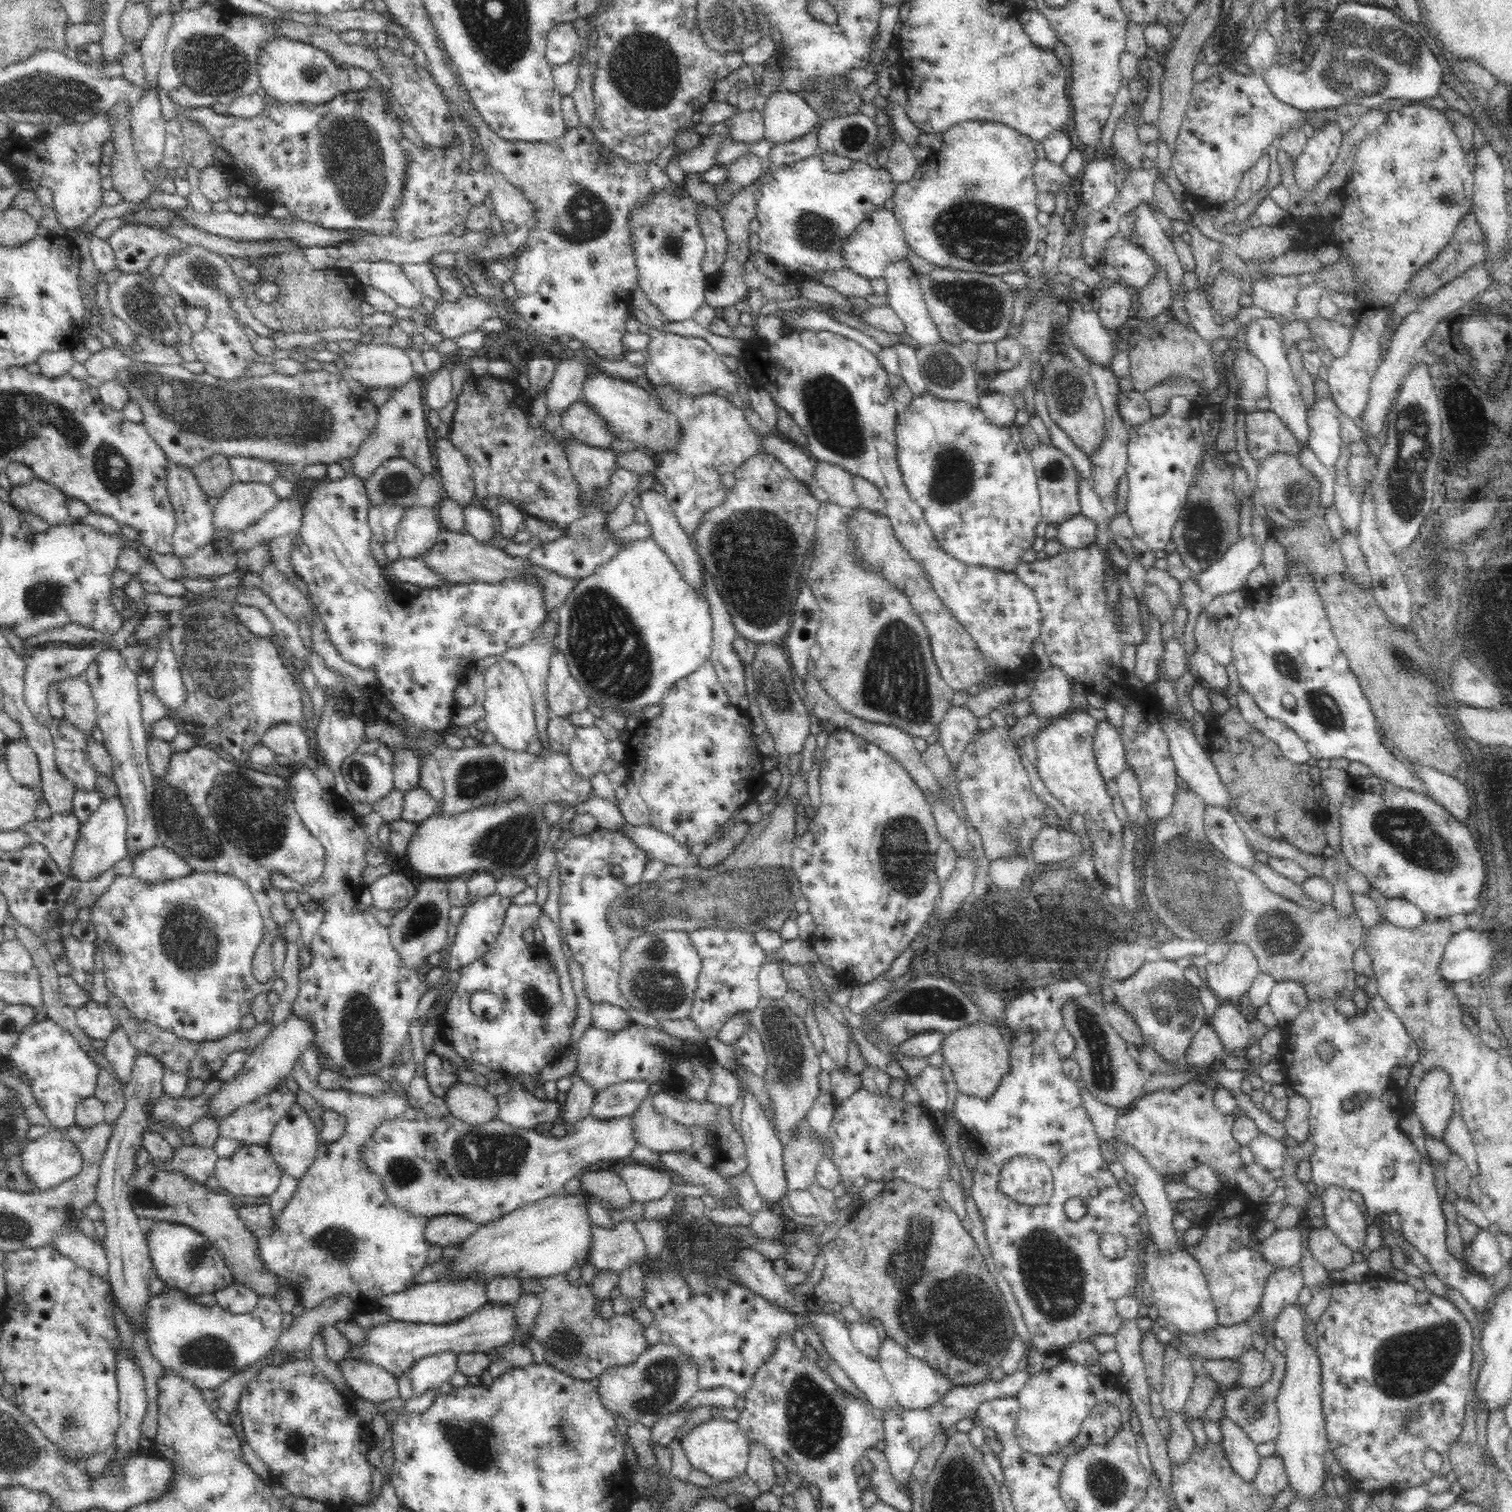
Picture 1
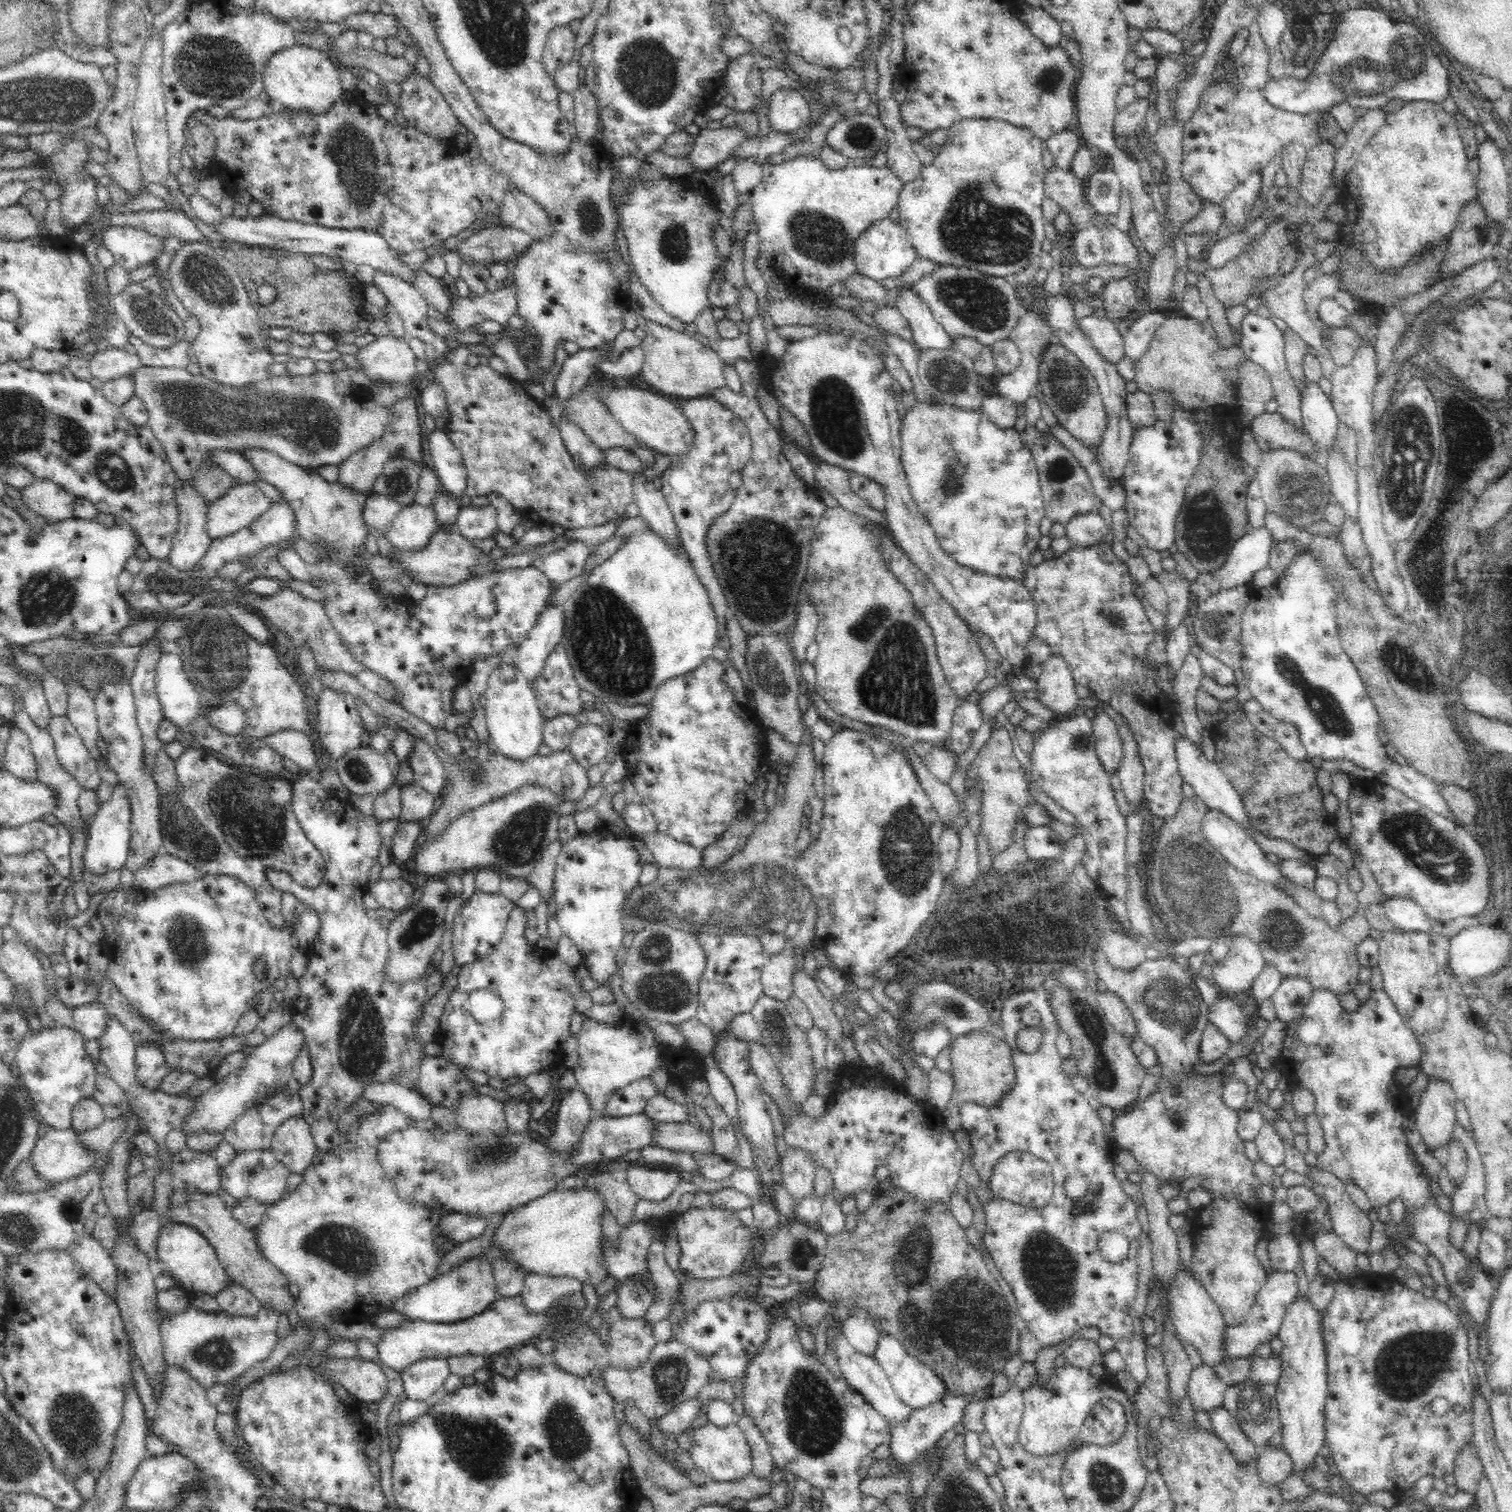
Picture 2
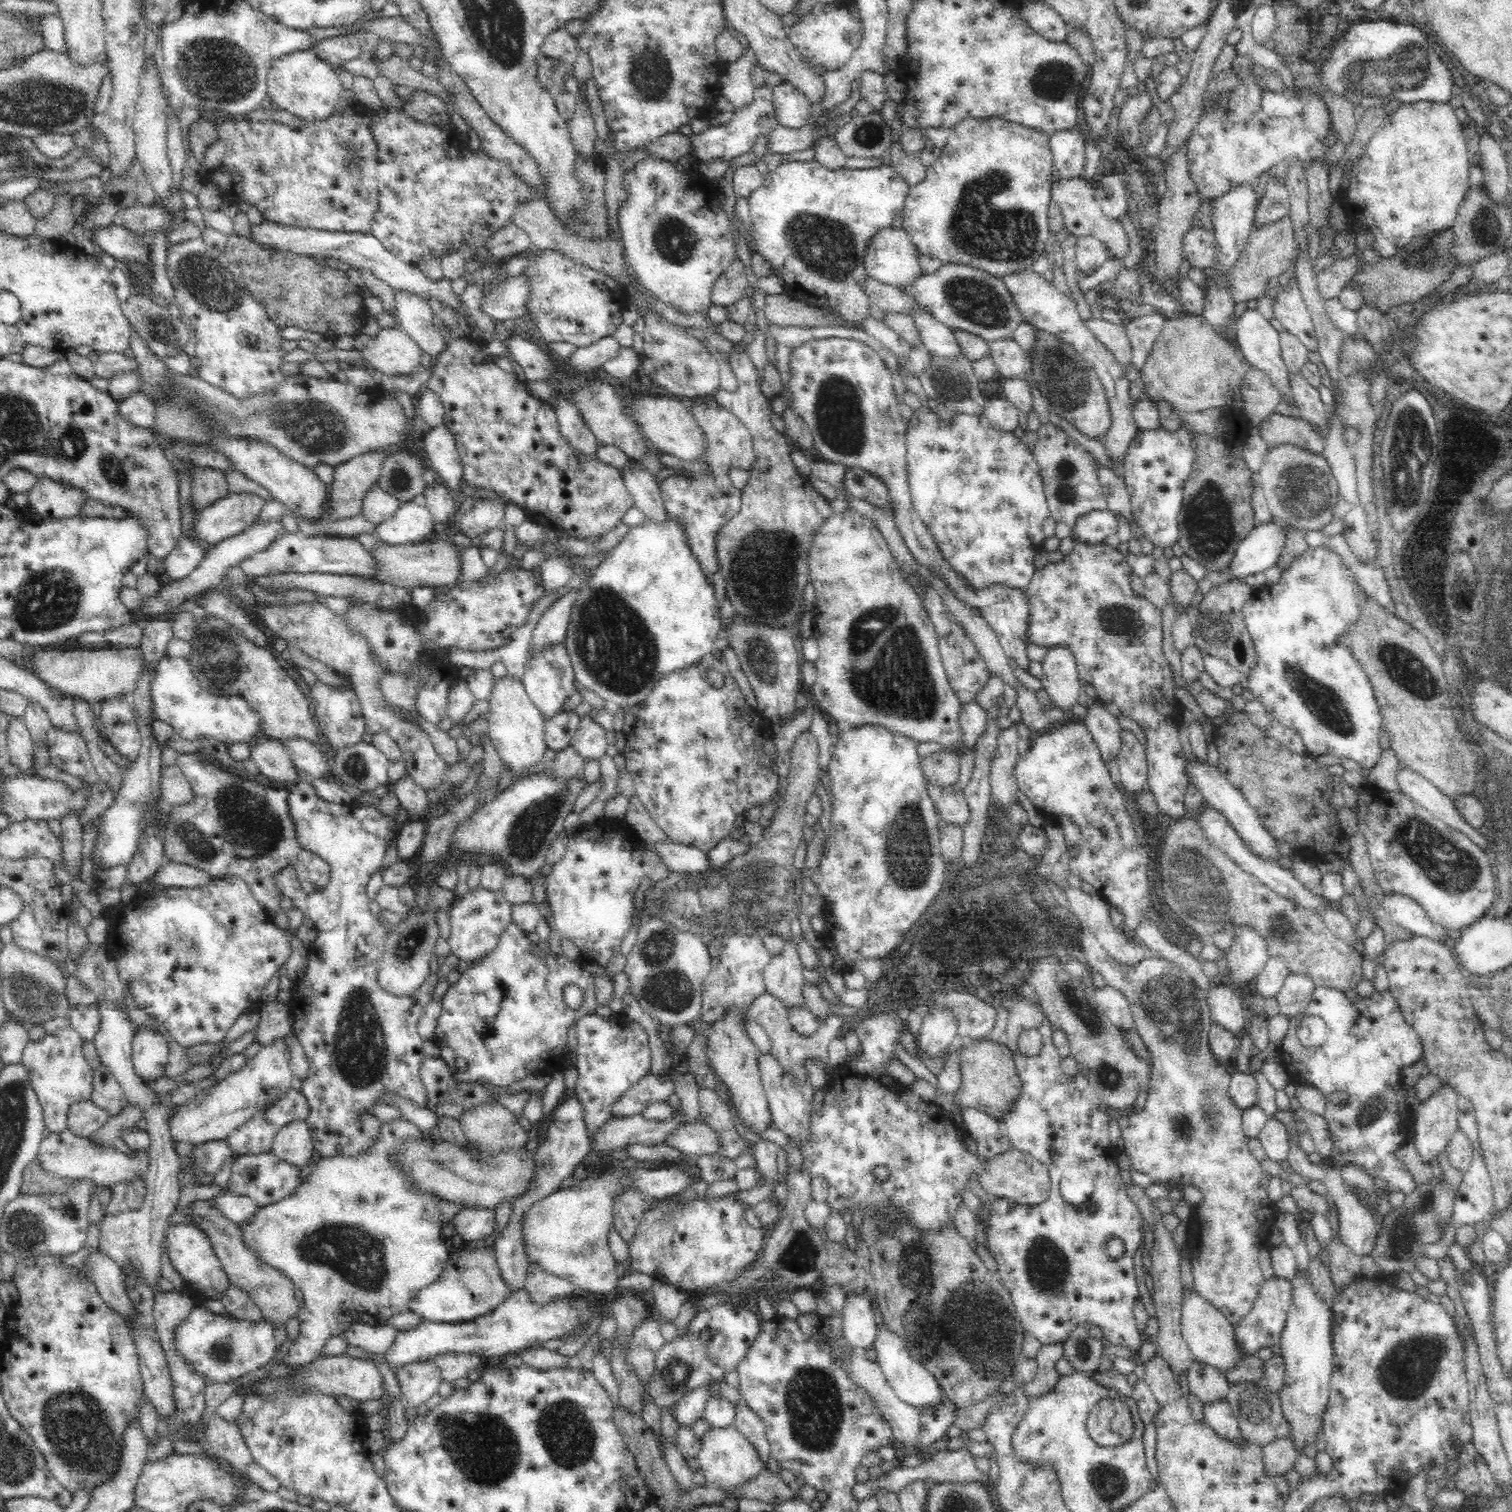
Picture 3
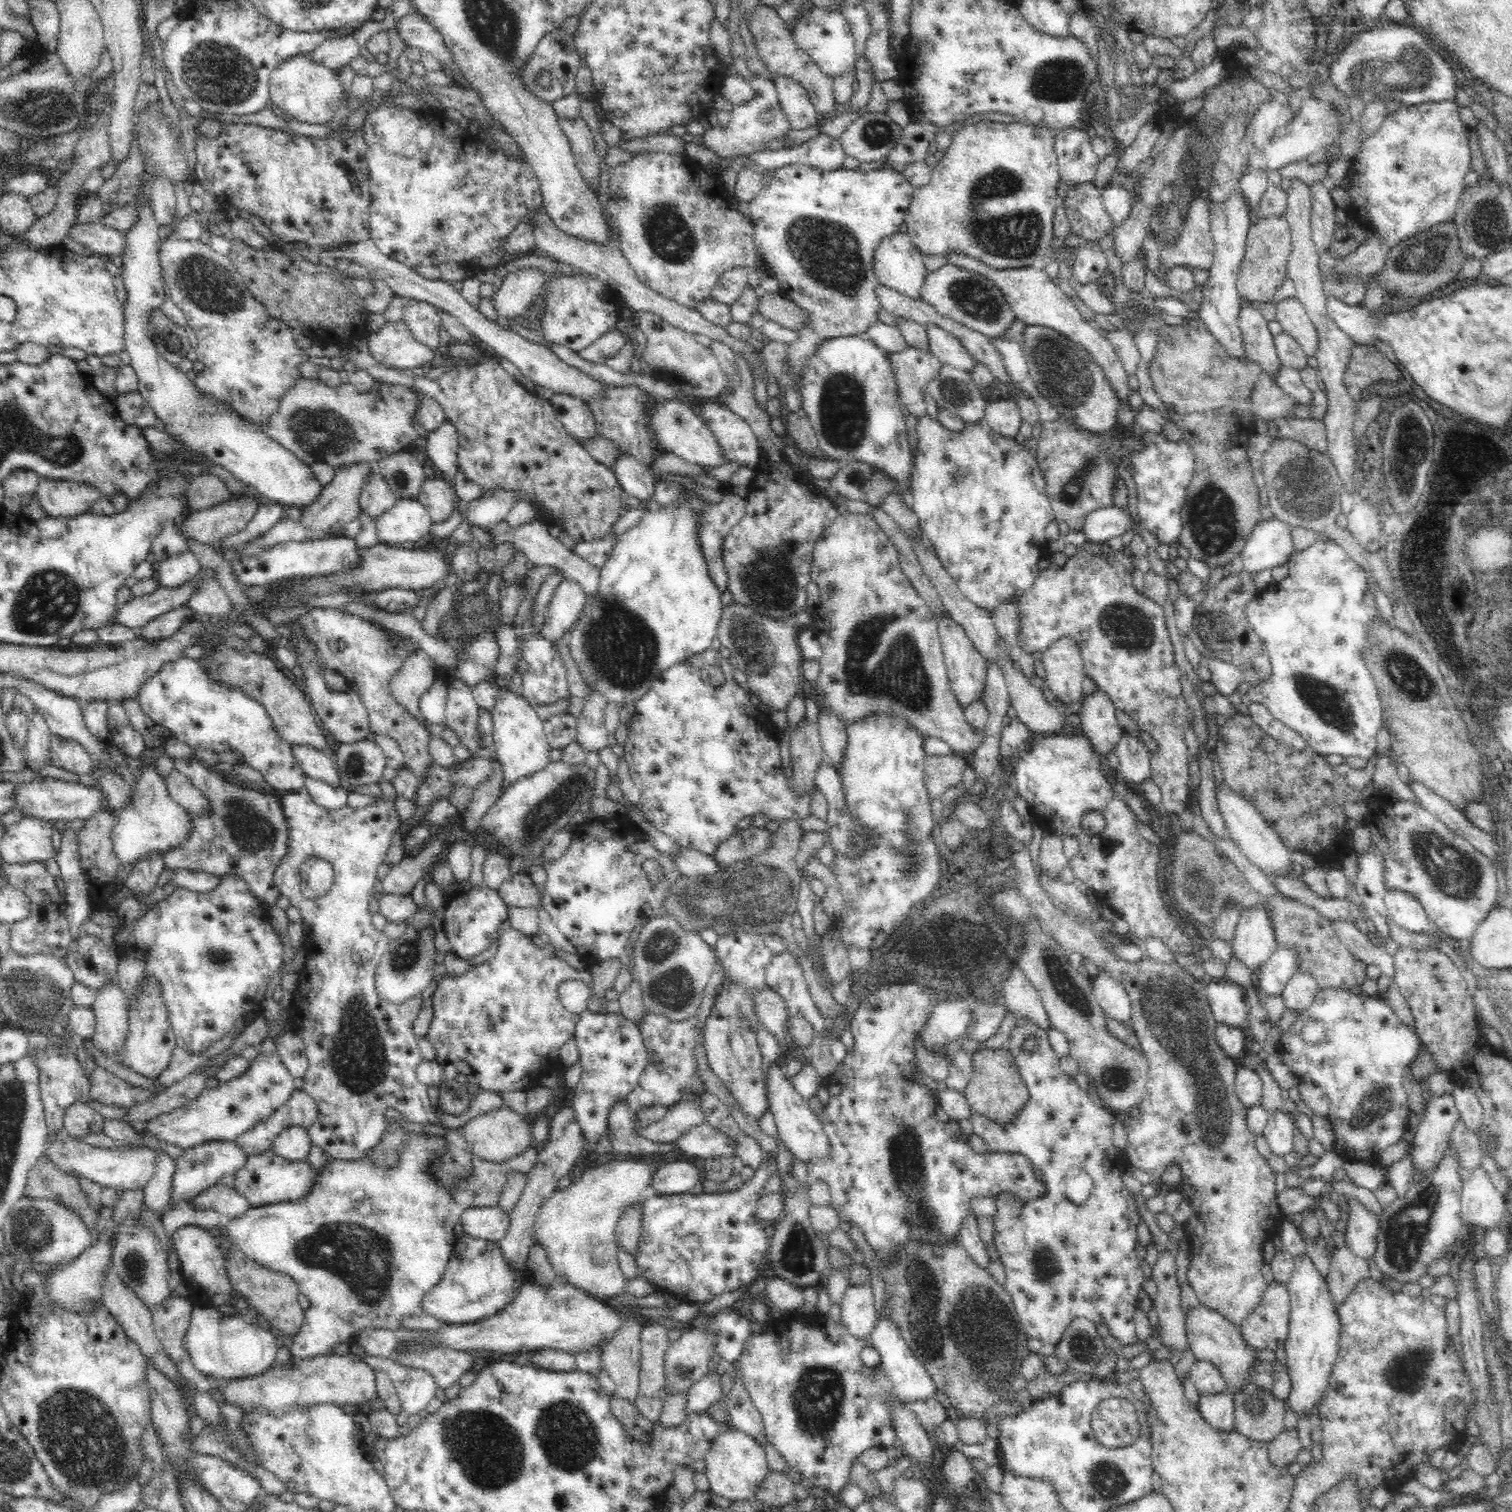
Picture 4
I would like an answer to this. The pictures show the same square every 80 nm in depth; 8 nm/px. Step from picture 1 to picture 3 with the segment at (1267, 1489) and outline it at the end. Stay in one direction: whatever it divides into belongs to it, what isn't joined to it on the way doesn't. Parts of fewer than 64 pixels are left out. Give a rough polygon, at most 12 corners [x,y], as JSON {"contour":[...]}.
{"contour":[[1287,1439],[1261,1447],[1266,1476],[1285,1476],[1298,1453]]}

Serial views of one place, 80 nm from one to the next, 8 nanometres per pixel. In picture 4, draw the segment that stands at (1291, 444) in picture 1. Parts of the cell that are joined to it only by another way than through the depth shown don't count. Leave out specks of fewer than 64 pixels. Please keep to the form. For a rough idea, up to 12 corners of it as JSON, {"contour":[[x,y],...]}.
{"contour":[[1277,416],[1266,421],[1270,440],[1295,440],[1328,450],[1325,424]]}

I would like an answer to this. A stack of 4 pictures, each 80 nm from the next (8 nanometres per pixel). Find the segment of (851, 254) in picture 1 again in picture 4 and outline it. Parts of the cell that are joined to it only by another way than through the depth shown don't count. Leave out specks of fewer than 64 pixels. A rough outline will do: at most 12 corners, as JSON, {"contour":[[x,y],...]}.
{"contour":[[909,234],[883,236],[874,247],[877,282],[918,297],[928,274]]}

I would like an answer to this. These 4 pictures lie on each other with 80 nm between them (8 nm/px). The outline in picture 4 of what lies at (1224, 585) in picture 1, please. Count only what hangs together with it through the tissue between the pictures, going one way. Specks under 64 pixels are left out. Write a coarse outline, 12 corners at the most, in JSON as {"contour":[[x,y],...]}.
{"contour":[[1260,520],[1239,552],[1236,571],[1285,564],[1291,526]]}

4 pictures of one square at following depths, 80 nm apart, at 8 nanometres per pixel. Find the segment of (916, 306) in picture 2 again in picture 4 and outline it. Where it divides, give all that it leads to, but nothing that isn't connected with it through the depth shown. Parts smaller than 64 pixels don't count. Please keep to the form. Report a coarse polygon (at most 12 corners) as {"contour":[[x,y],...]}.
{"contour":[[921,324],[939,362],[971,372],[975,362],[950,332]]}

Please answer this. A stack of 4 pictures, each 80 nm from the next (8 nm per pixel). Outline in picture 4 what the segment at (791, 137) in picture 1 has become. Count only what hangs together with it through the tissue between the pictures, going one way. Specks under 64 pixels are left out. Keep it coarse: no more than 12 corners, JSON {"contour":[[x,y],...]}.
{"contour":[[773,79],[782,115],[792,130],[817,122],[806,90]]}

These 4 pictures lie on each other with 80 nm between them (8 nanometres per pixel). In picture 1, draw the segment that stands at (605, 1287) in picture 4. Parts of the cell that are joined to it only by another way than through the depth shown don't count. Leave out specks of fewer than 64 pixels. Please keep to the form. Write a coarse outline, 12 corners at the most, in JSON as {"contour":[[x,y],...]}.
{"contour":[[563,1193],[442,1249],[438,1283],[588,1263],[587,1195]]}

